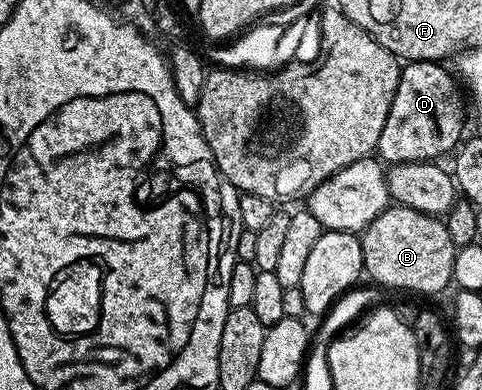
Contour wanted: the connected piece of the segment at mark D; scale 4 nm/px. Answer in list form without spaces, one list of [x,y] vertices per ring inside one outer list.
[[[412,60],[402,65],[397,94],[393,94],[393,106],[389,106],[389,118],[385,118],[385,130],[381,130],[377,149],[380,161],[388,165],[418,160],[435,162],[443,158],[439,156],[454,153],[460,147],[464,139],[460,85],[443,67],[434,60]]]

